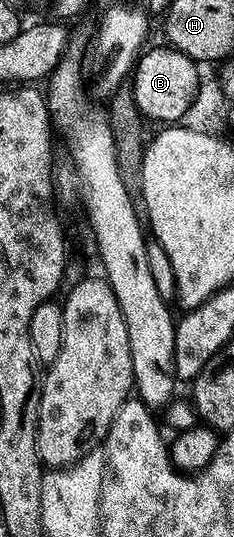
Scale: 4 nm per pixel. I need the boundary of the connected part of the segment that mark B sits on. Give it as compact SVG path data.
M152 49L141 52L134 68L136 79L136 93L134 104L141 114L153 117L160 123L176 123L183 118L190 107L190 103L202 88L197 62L177 49Z

